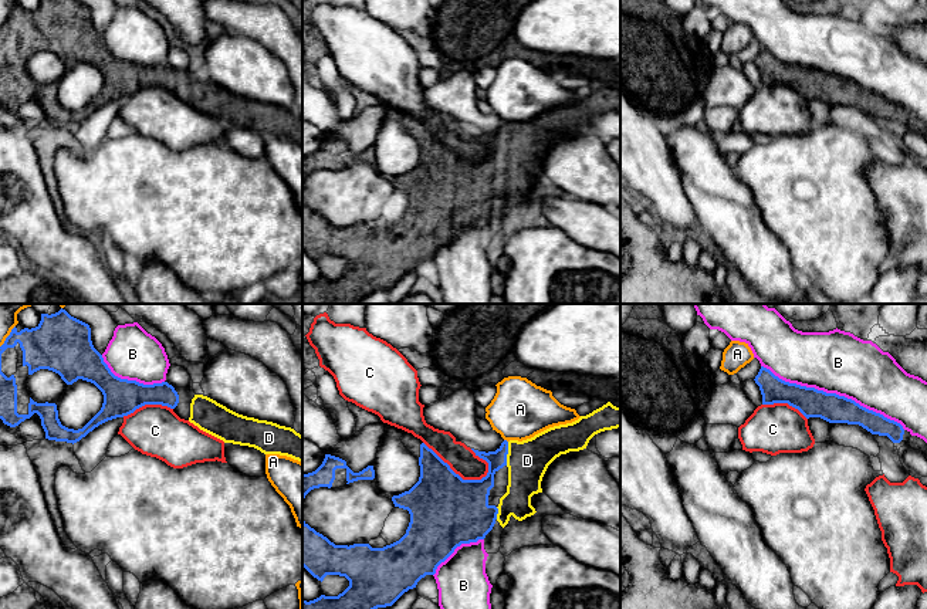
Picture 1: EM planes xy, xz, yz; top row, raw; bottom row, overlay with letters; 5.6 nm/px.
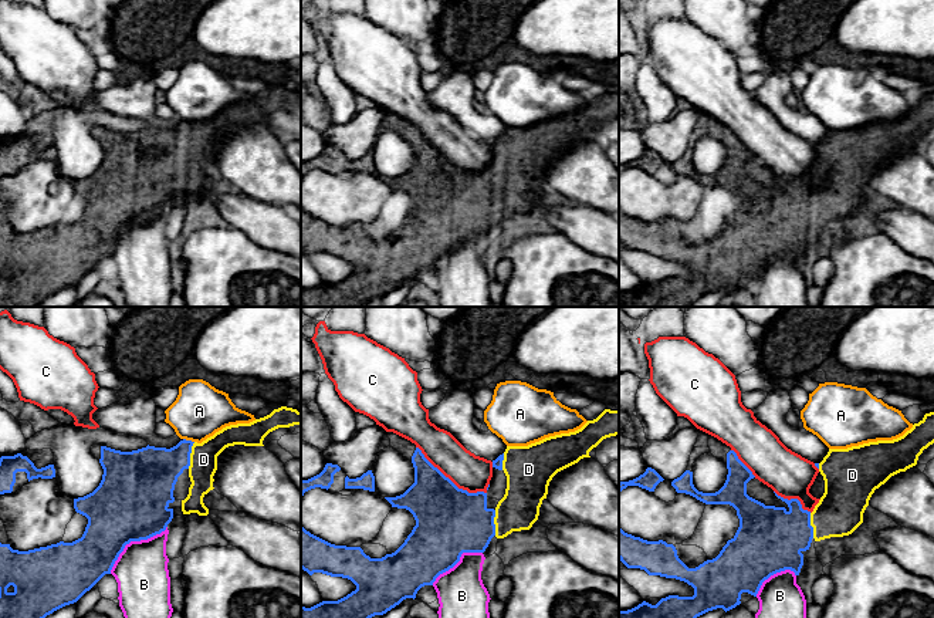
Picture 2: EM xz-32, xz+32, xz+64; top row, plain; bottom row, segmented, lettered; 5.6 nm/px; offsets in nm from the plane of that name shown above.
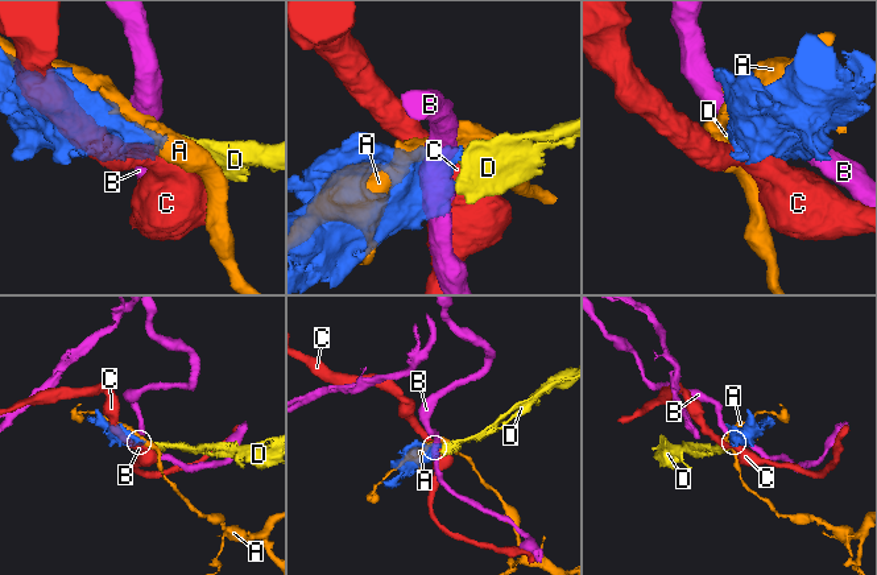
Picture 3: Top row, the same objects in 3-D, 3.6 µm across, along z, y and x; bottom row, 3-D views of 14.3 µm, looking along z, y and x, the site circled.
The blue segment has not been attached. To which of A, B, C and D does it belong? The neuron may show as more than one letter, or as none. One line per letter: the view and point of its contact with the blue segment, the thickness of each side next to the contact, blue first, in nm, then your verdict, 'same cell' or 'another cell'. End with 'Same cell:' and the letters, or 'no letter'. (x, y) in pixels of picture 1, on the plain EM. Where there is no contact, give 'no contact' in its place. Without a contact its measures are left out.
A: xy (7, 19) | 260/80 nm | another cell
B: yz (834, 75) | 160/360 nm | another cell
C: xz (454, 155) | 400/160 nm | another cell
D: xz (507, 135) | 100/240 nm | same cell
Same cell: D

